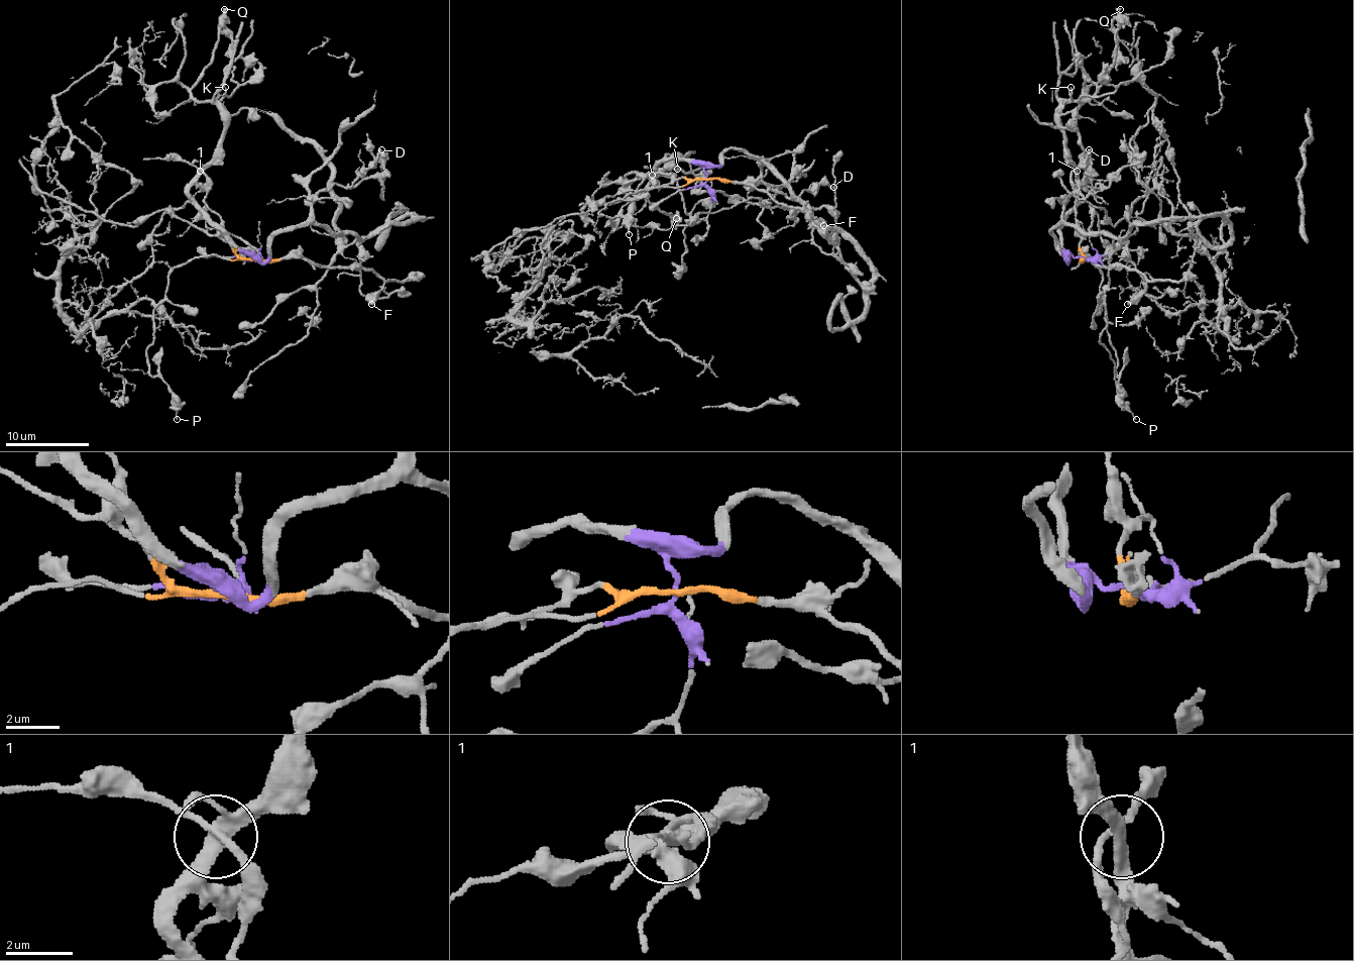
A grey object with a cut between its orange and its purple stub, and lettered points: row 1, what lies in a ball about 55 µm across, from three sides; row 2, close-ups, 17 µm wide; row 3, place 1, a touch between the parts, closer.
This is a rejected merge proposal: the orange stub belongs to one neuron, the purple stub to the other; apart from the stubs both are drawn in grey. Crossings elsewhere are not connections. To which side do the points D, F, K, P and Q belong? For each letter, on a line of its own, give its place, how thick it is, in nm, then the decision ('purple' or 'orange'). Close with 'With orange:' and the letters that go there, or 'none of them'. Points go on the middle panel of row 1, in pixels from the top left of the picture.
D: place (833, 187); calibre 240 nm; purple
F: place (823, 225); calibre 500 nm; orange
K: place (677, 169); calibre 160 nm; purple
P: place (629, 234); calibre 120 nm; orange
Q: place (676, 218); calibre 440 nm; purple
With orange: F, P

